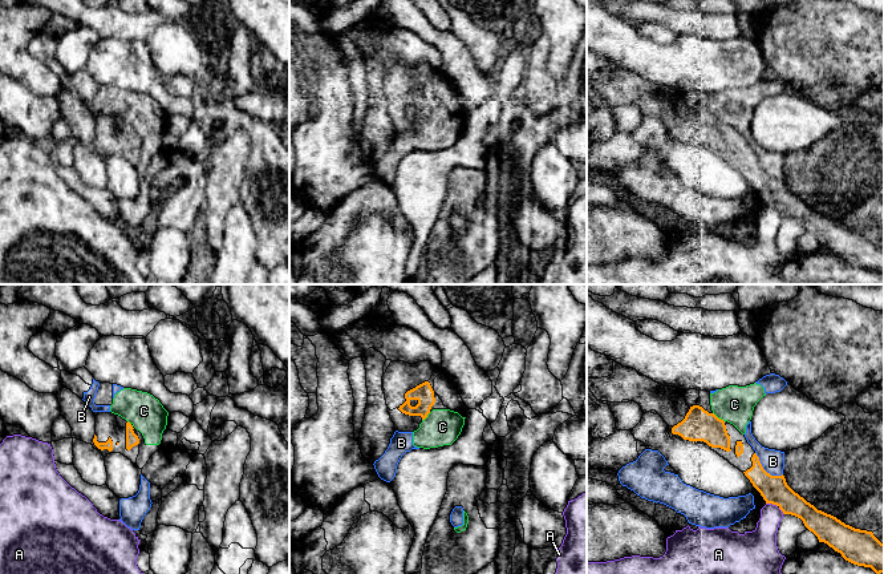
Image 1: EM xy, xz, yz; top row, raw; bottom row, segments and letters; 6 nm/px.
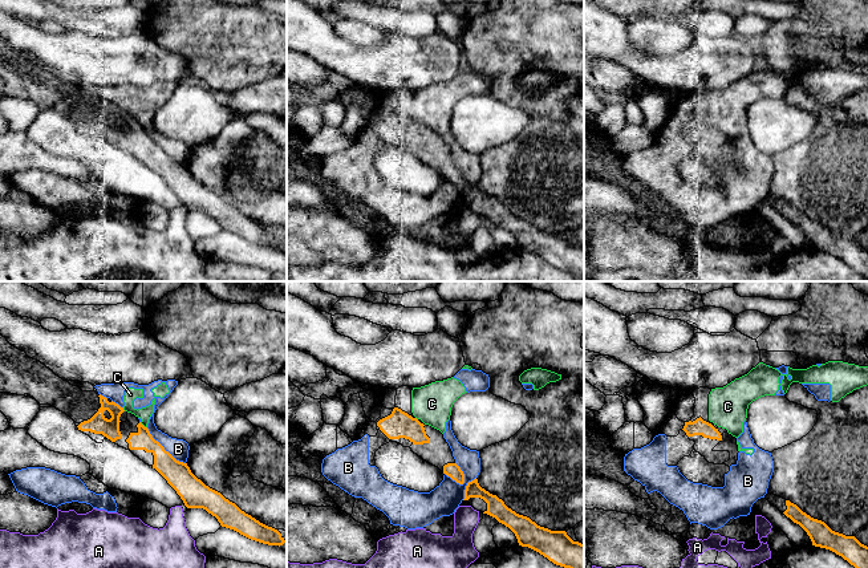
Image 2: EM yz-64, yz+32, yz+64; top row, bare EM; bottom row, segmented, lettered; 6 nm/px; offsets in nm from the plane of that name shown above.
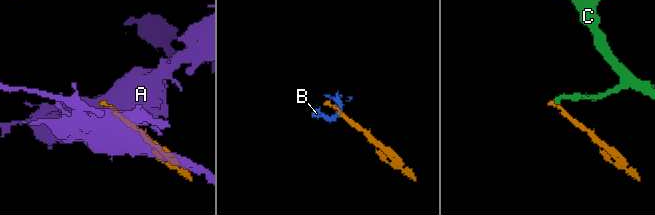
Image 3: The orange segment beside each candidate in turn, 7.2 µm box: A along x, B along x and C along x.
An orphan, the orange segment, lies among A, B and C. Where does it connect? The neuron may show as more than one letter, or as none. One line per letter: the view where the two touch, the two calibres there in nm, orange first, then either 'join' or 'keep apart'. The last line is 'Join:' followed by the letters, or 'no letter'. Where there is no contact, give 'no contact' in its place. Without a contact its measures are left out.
A: yz | 170/180 nm | keep apart
B: yz | 170/140 nm | keep apart
C: yz | 190/220 nm | keep apart
Join: no letter

